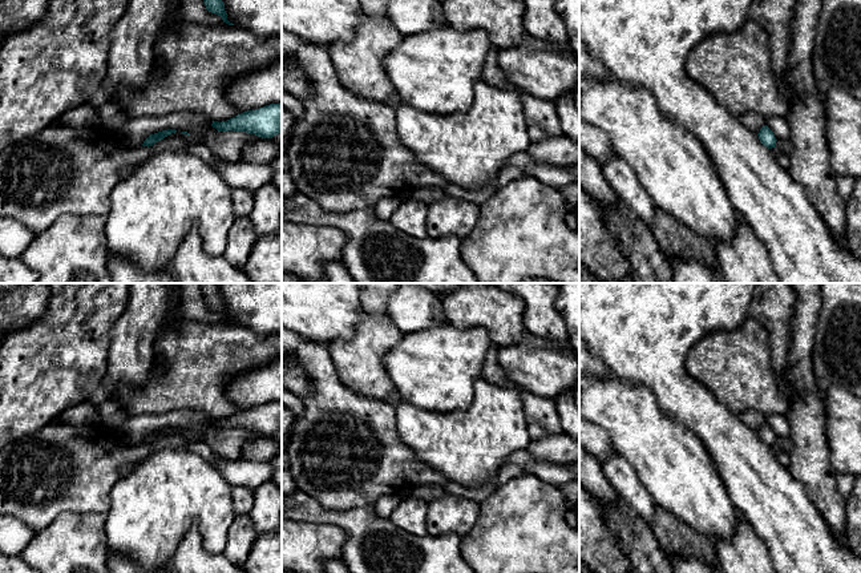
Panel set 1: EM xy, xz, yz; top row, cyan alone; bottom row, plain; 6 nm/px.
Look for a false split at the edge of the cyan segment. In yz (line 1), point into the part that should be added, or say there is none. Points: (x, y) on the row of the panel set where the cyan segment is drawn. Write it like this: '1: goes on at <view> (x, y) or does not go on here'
1: does not go on here

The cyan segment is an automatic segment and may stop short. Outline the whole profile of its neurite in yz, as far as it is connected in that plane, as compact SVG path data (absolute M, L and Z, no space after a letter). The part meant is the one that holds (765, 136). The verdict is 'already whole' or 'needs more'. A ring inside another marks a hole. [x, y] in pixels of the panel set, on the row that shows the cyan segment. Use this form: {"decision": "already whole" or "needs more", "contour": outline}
{"decision": "already whole", "contour": "M765 125L757 133L760 142L768 149L776 148L776 137L773 132Z"}

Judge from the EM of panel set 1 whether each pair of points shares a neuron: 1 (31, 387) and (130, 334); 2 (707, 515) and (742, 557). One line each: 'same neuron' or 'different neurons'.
1: different neurons
2: different neurons

